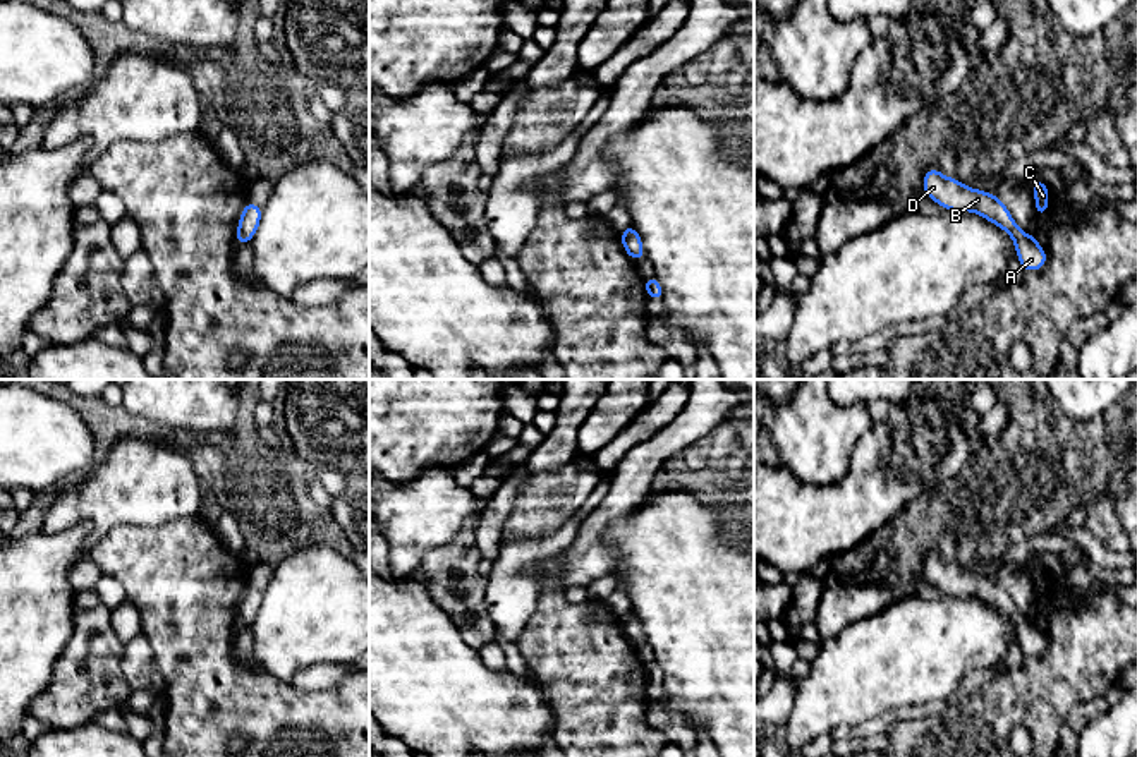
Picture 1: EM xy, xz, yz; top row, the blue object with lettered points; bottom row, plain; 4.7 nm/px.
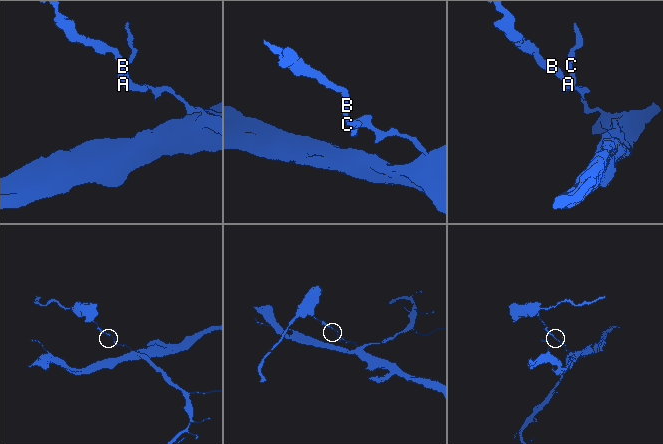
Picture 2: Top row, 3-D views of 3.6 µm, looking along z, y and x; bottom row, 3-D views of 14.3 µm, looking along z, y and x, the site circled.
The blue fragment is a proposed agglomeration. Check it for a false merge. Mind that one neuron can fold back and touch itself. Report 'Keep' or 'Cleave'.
Keep

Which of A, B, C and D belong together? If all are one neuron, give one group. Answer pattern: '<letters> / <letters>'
A B C D

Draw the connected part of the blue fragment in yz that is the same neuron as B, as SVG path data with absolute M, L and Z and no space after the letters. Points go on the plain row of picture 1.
M927 553L922 575L929 584L950 596L974 596L988 606L1003 613L1017 632L1017 642L1024 656L1039 656L1048 640L1034 620L1022 616L1013 606L1008 592L991 577L970 573L958 563L948 563L939 554Z

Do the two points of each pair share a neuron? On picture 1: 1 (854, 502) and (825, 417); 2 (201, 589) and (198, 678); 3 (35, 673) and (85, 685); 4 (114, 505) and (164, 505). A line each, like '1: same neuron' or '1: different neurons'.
1: different neurons
2: same neuron
3: different neurons
4: same neuron

